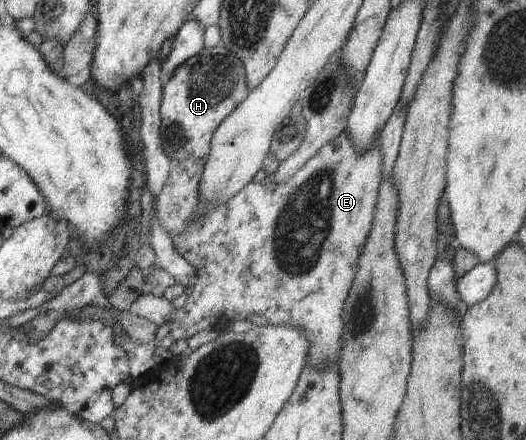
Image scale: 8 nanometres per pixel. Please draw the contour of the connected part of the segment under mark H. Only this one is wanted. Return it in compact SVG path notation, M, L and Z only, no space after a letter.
M219 43L189 58L164 84L162 97L161 145L169 159L201 159L212 152L213 135L219 125L237 111L249 97L248 74L244 61Z

